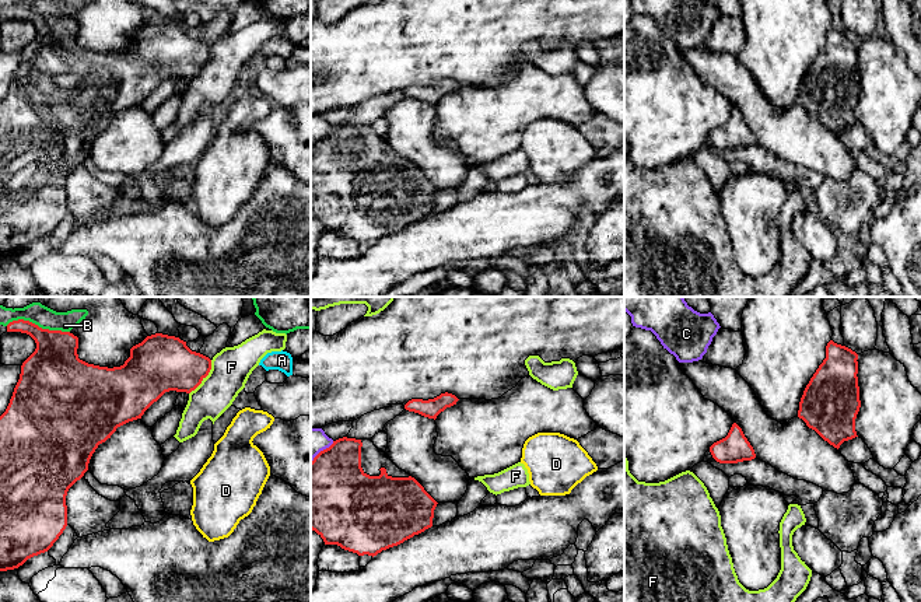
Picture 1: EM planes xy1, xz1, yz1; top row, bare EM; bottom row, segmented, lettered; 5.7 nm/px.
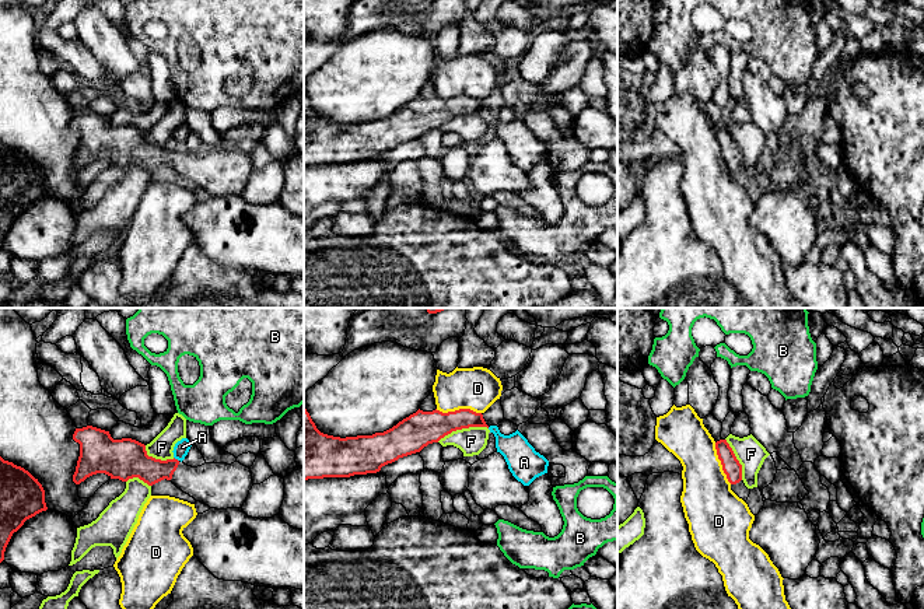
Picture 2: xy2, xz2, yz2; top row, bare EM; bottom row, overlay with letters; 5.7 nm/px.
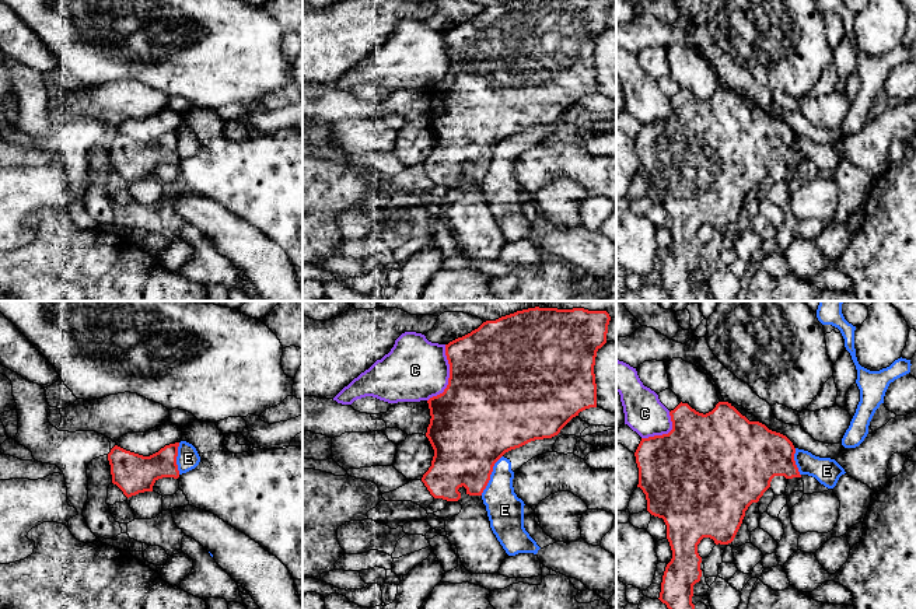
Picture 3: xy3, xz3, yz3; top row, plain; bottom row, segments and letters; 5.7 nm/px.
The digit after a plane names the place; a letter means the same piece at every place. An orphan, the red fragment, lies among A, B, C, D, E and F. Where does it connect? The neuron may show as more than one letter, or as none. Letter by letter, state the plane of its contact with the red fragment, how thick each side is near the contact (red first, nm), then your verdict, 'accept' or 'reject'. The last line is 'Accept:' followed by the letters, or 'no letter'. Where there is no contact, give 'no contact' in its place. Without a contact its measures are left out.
A: xy2 | 180/90 nm | reject
B: xy1 | 280/110 nm | reject
C: xz3 | 500/360 nm | reject
D: xz2 | 200/240 nm | reject
E: xz3 | 420/200 nm | reject
F: xz2 | 200/160 nm | reject
Accept: no letter

